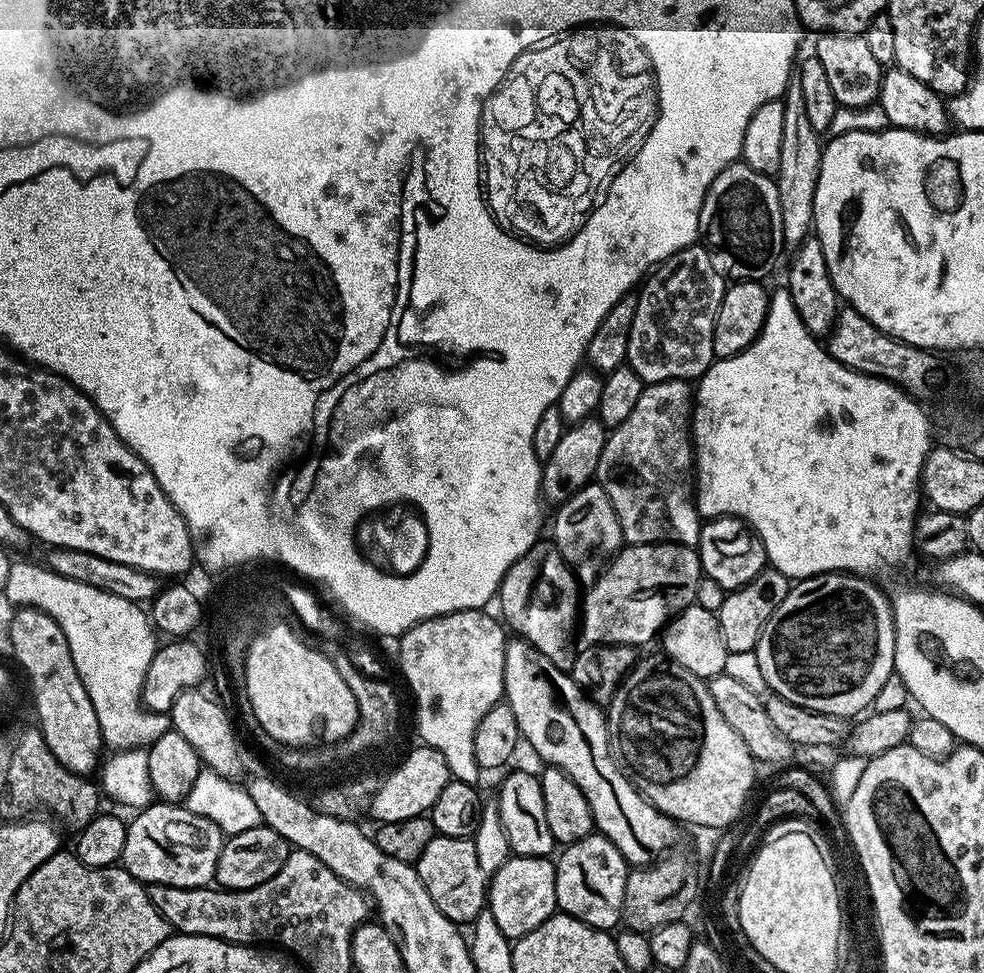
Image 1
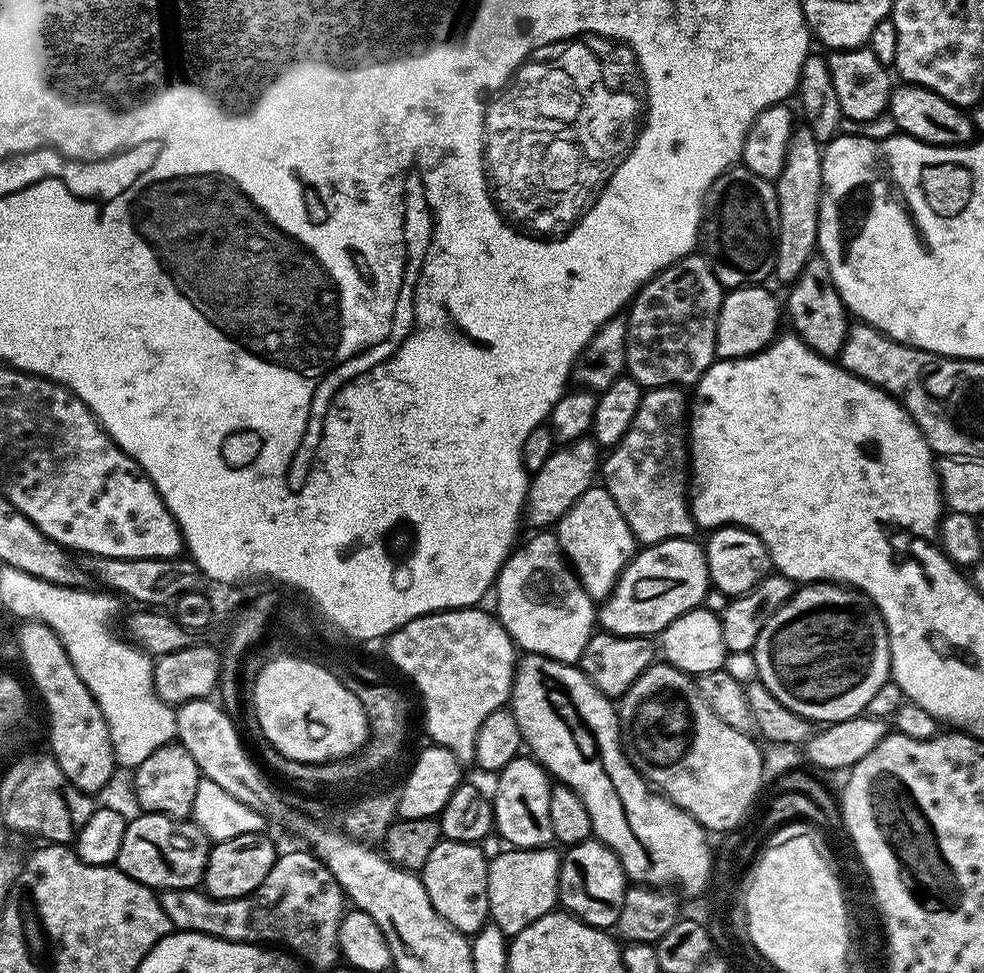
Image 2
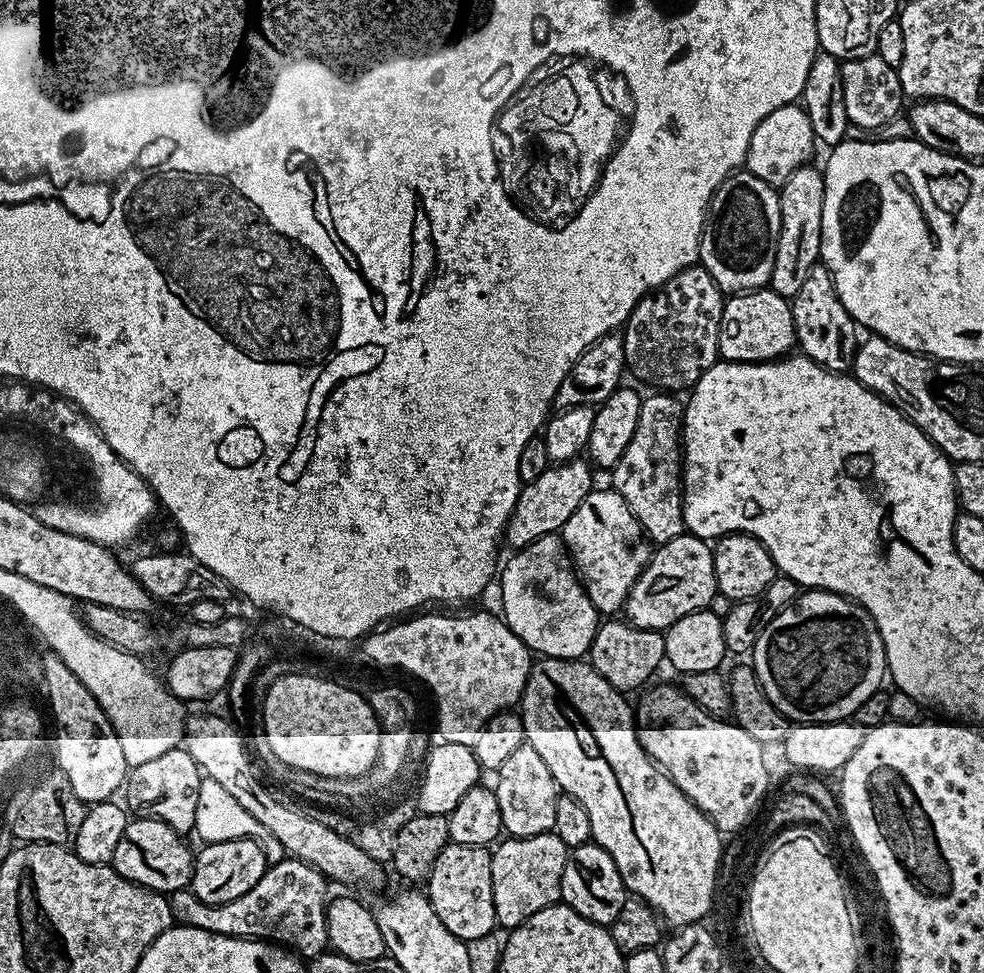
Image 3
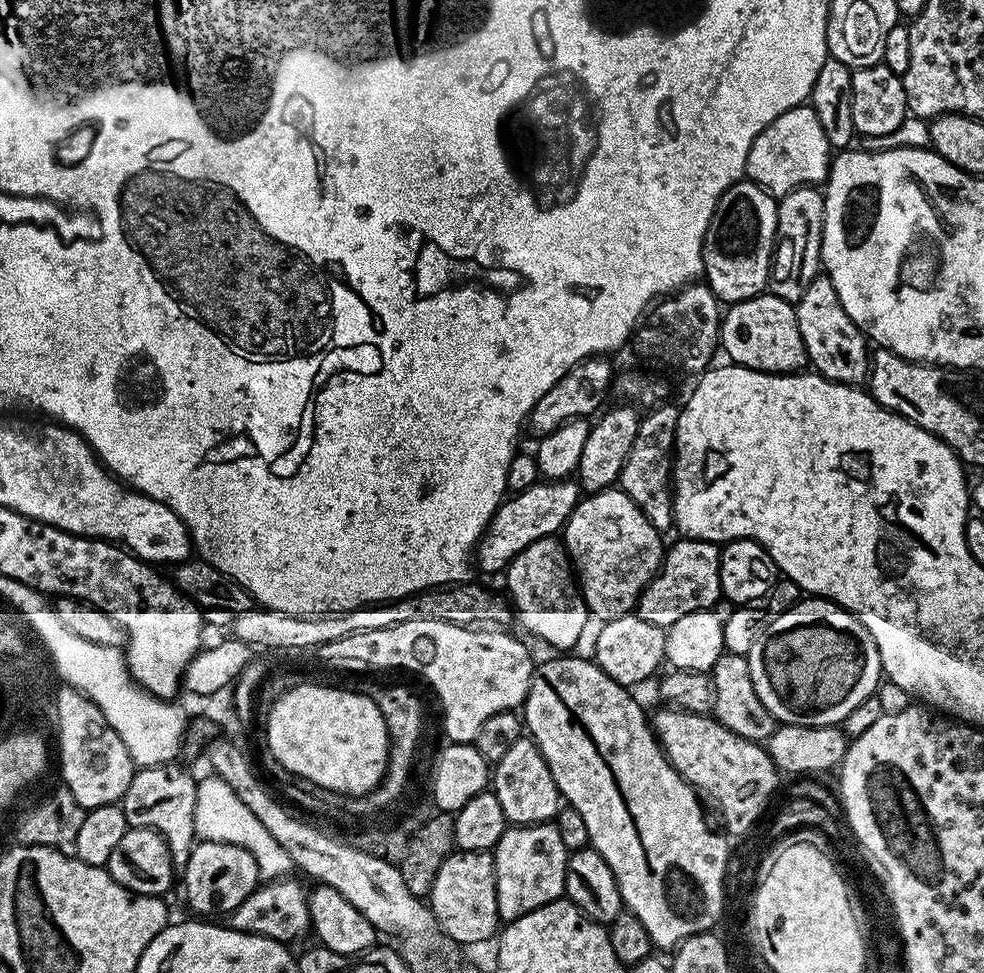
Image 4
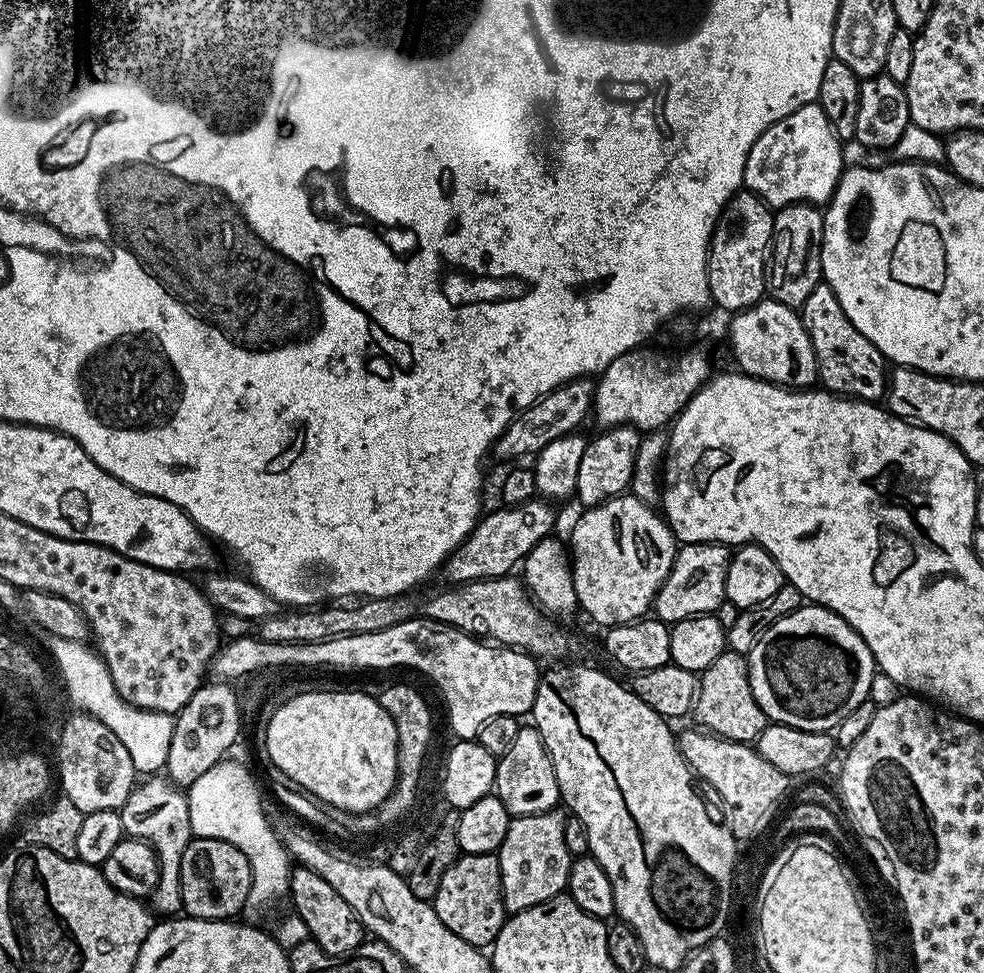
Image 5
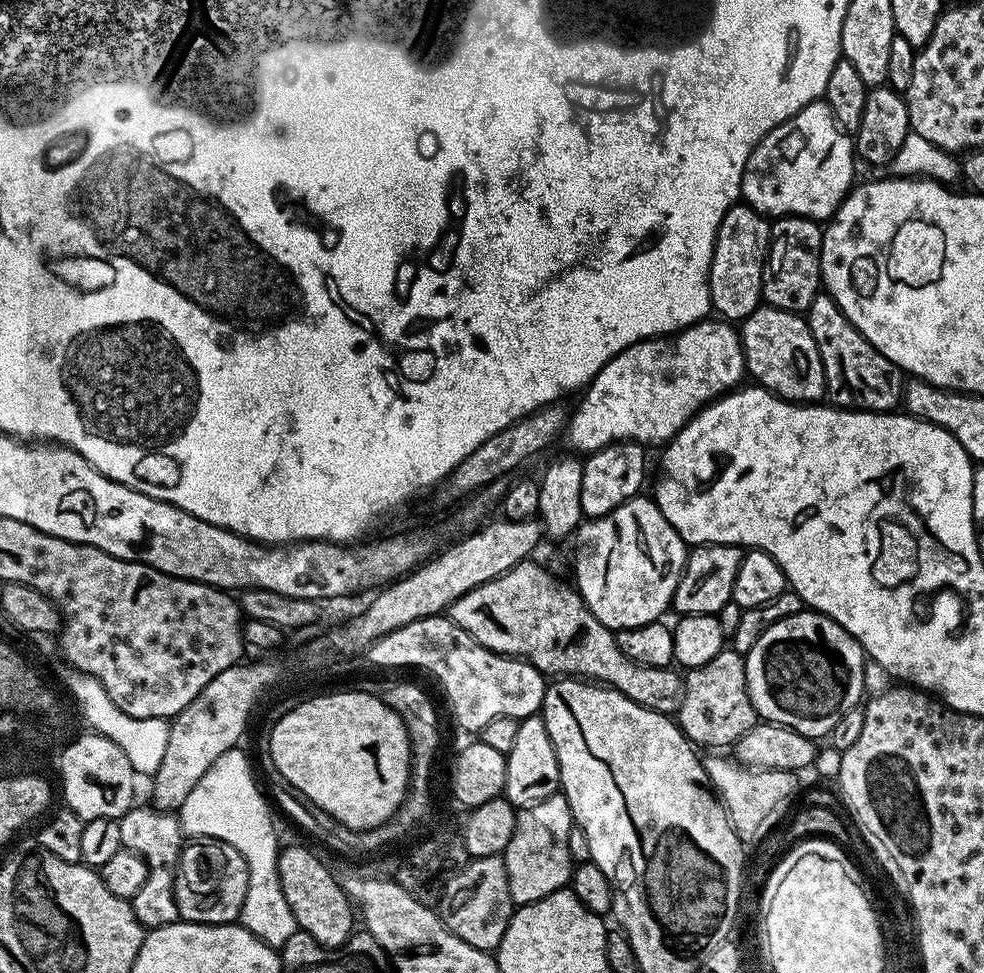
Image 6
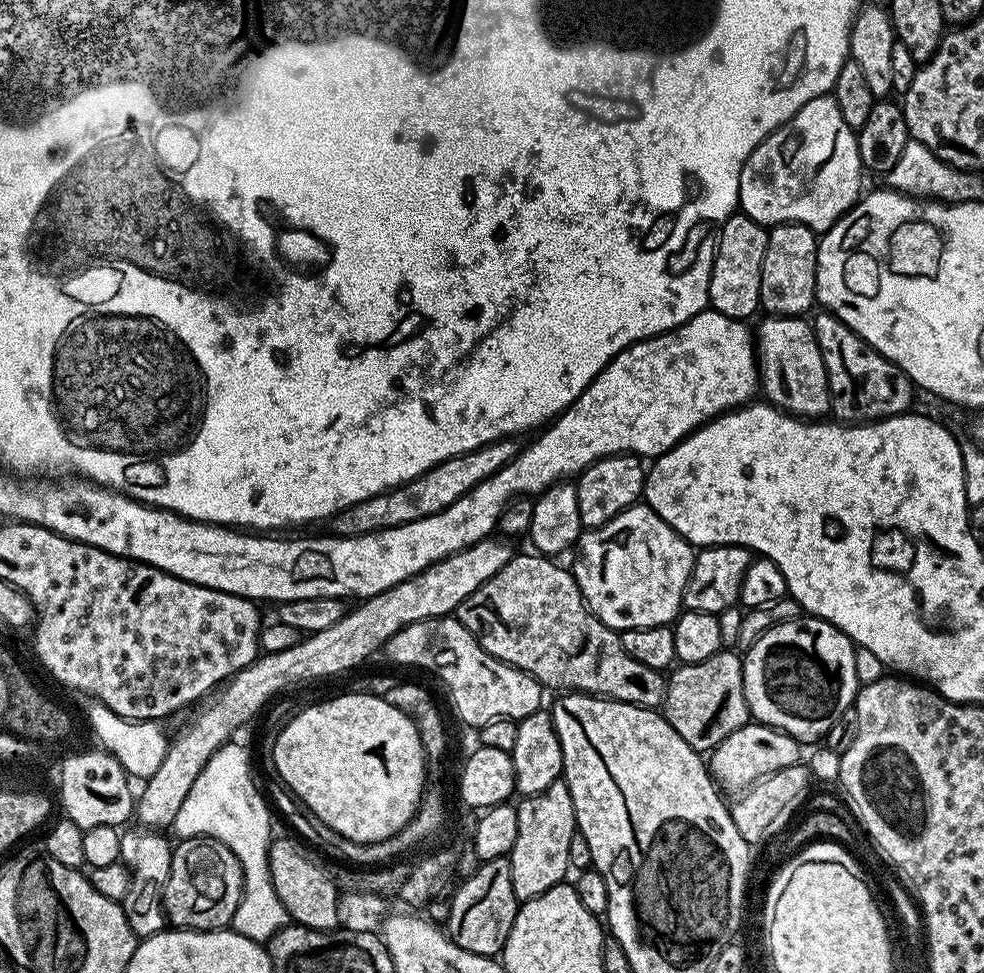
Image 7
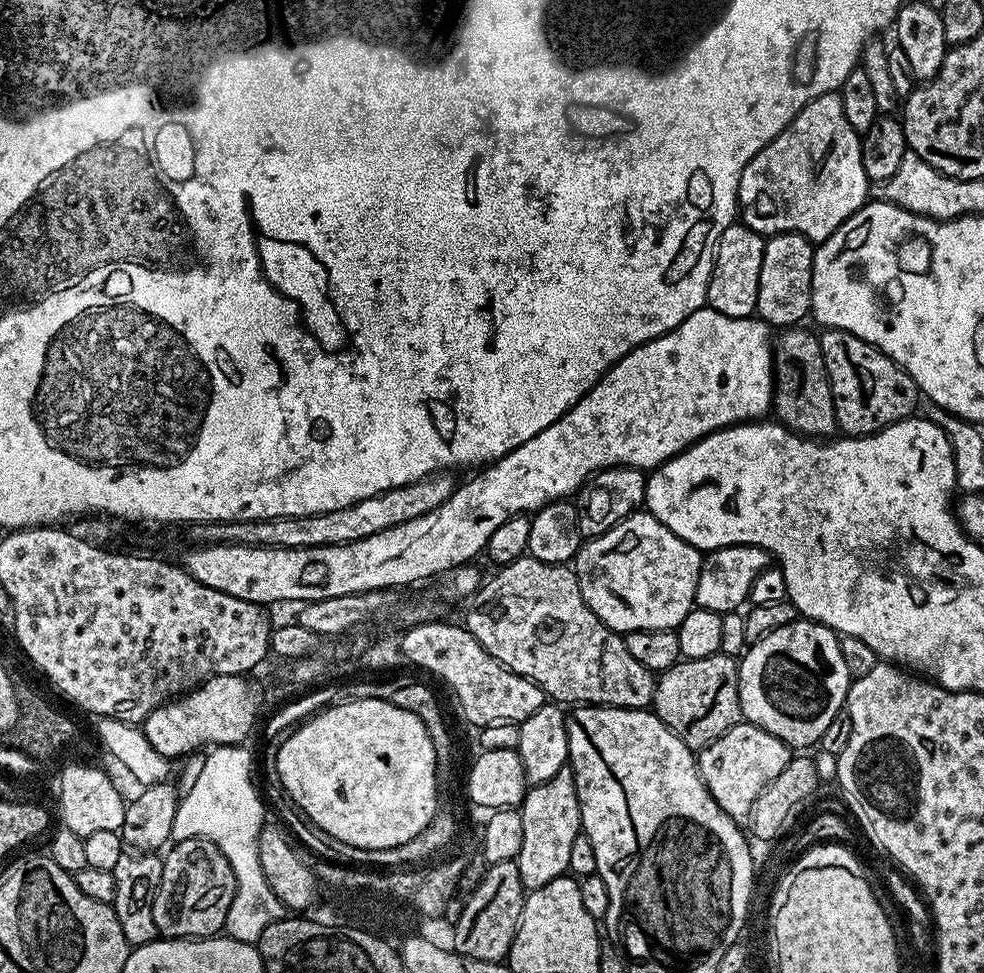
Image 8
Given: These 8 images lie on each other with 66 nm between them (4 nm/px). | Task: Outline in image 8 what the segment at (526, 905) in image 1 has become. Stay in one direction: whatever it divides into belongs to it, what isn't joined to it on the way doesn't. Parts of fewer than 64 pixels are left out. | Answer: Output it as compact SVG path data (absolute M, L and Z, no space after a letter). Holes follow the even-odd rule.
M571 767L558 770L548 782L531 785L524 793L524 801L518 805L518 811L522 818L522 850L515 862L525 889L541 888L568 872L572 843L582 834Z

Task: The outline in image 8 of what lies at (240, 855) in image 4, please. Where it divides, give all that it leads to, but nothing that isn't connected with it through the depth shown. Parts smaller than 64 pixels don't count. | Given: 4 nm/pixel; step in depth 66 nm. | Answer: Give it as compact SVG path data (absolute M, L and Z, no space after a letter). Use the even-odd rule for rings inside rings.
M193 838L175 841L167 852L168 856L163 857L164 865L160 885L152 903L154 926L157 933L169 940L198 940L223 933L230 902L234 902L236 879L234 870L230 870L230 862L226 862L222 850L218 850L218 846L214 846L214 842Z

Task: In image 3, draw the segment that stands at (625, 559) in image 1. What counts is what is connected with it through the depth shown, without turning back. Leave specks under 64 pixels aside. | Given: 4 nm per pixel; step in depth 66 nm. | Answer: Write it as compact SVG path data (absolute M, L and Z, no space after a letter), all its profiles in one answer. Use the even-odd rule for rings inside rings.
M685 534L674 538L670 542L659 545L648 559L648 565L642 570L640 577L628 595L626 605L627 619L639 628L655 628L666 630L678 618L691 612L707 609L712 597L716 594L716 575L714 574L714 558L712 557L713 545L706 540L699 540L696 536Z

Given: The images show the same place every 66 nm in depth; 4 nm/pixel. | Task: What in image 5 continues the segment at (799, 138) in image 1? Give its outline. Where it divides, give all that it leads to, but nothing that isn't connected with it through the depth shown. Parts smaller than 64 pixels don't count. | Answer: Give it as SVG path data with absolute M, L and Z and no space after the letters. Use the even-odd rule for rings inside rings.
M787 204L772 218L770 263L766 269L766 292L771 299L787 308L804 307L810 290L821 283L820 251L824 241L824 212L817 205Z

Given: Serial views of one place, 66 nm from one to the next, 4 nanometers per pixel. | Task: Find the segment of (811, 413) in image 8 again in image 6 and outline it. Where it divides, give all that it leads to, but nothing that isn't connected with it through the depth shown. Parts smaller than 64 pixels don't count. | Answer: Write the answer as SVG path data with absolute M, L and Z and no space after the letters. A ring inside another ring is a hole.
M761 306L753 310L738 328L740 334L740 345L744 348L744 366L749 377L753 376L755 383L759 387L764 388L768 392L774 393L776 396L781 396L783 400L788 400L791 404L814 404L823 401L826 396L826 389L824 387L824 367L822 366L822 358L818 354L818 346L814 342L814 338L810 334L810 326L807 319L803 315L795 312L787 312L781 308L769 308L767 306Z

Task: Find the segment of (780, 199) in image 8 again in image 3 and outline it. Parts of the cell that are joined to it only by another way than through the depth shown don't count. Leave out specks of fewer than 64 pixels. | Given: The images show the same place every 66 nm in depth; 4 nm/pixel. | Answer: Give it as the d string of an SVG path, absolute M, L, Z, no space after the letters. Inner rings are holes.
M799 103L787 104L774 110L774 114L766 114L766 118L758 122L744 159L746 171L762 178L762 182L767 184L785 184L794 170L805 167L811 161L808 159L812 156L812 147L817 147L817 144L810 118L804 113L803 107Z

